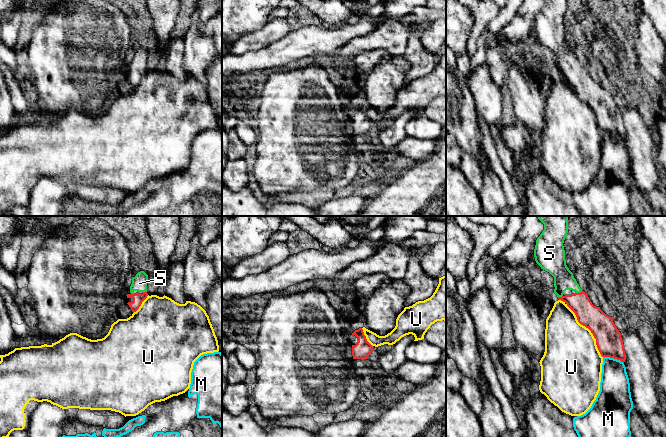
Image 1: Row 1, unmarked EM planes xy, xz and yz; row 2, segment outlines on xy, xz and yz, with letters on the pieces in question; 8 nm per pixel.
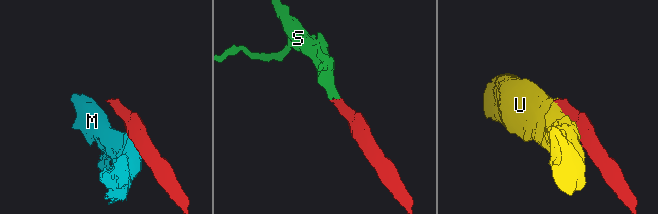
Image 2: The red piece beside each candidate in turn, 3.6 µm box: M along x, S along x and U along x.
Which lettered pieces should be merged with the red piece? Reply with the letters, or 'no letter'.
S

